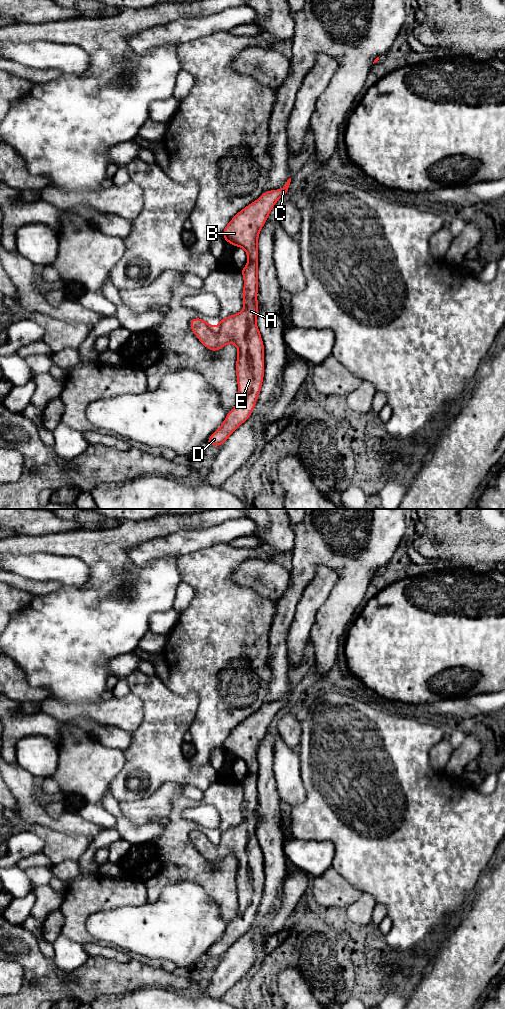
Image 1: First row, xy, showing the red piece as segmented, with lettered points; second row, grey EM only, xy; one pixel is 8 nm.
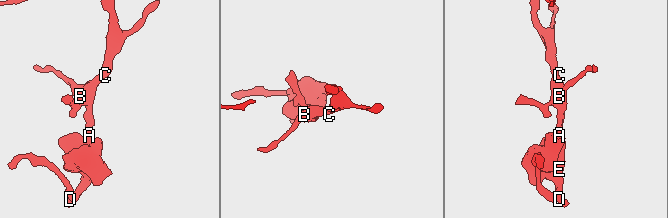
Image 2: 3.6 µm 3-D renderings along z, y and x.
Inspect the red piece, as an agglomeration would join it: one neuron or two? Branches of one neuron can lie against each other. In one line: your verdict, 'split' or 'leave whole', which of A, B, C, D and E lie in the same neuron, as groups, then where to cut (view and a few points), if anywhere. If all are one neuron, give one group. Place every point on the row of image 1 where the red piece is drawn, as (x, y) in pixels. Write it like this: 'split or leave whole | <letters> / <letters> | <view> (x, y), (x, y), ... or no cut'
leave whole | A B C D E | no cut

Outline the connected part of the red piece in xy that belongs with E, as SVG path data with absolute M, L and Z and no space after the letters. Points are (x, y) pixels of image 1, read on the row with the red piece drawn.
M291 178L282 189L265 191L256 201L238 212L223 230L223 238L232 246L242 247L247 252L247 264L241 270L244 278L242 297L244 308L241 312L219 320L217 327L208 324L200 318L193 318L190 327L199 341L210 351L217 351L227 344L234 343L238 349L236 375L238 383L238 401L228 412L222 425L207 439L213 446L220 447L228 437L251 415L258 399L264 377L264 345L259 332L256 317L258 314L258 236L261 228L276 202L287 194Z

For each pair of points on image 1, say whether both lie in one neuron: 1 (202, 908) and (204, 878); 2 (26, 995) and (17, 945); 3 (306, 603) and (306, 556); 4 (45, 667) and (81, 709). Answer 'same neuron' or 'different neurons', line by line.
1: different neurons
2: same neuron
3: different neurons
4: different neurons

